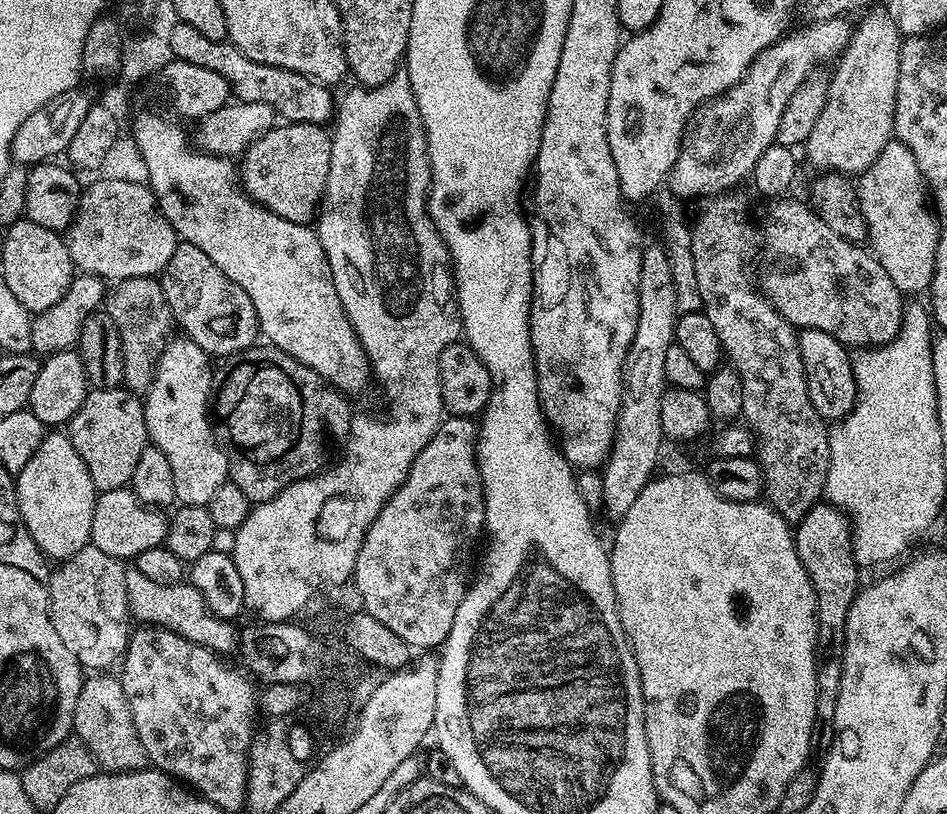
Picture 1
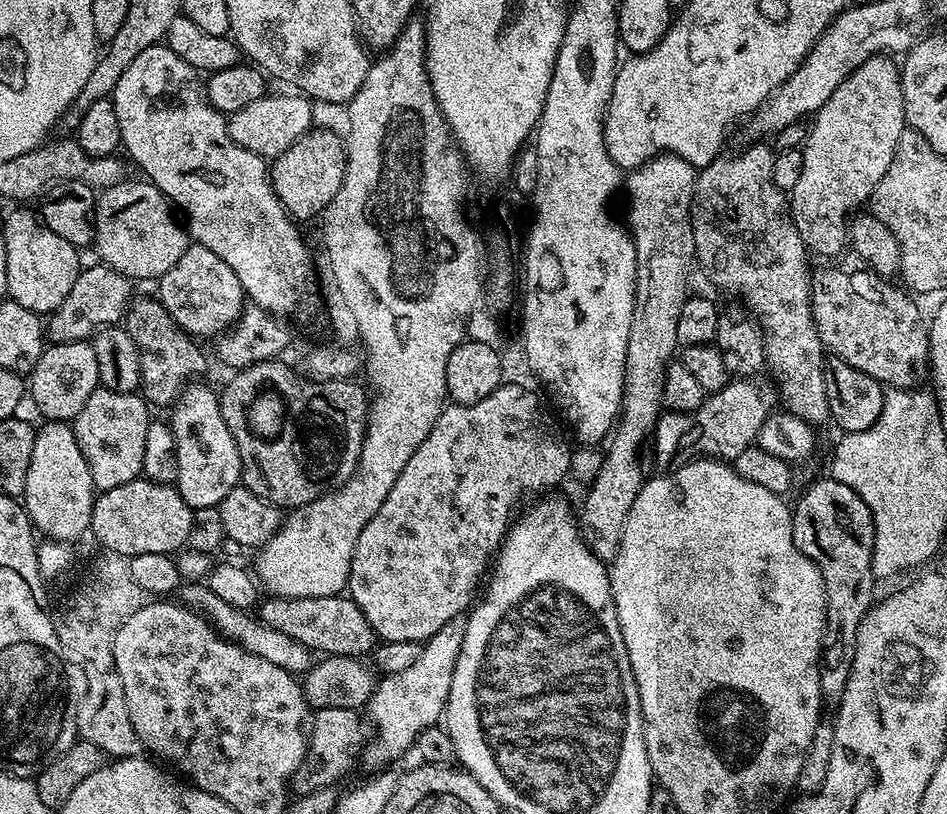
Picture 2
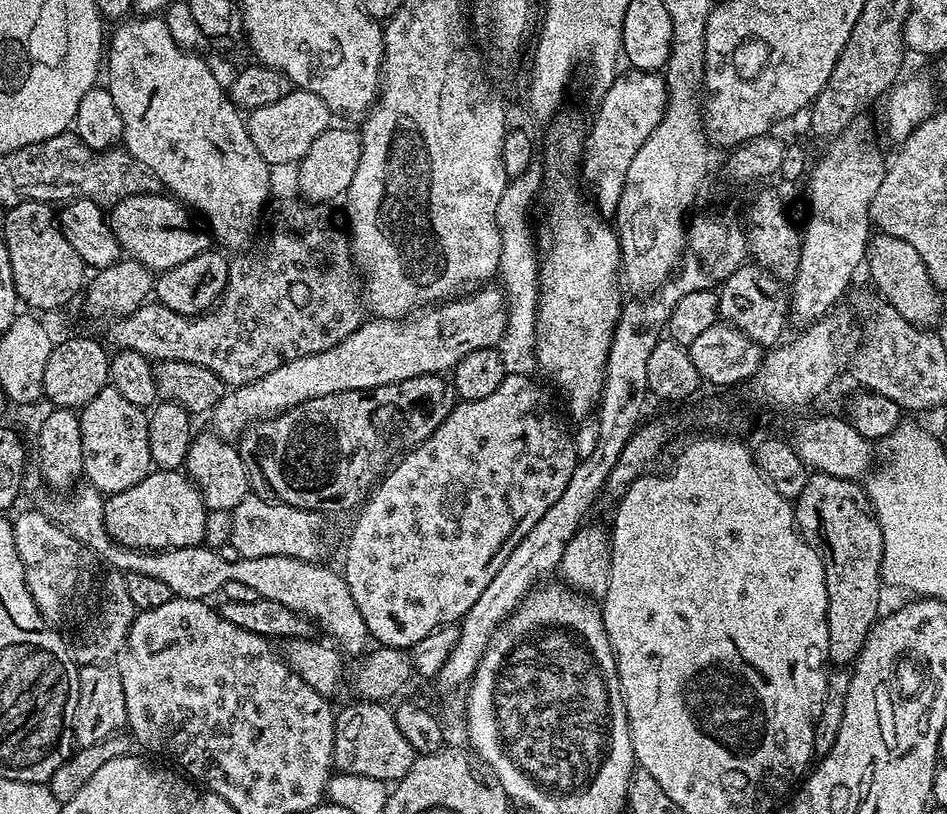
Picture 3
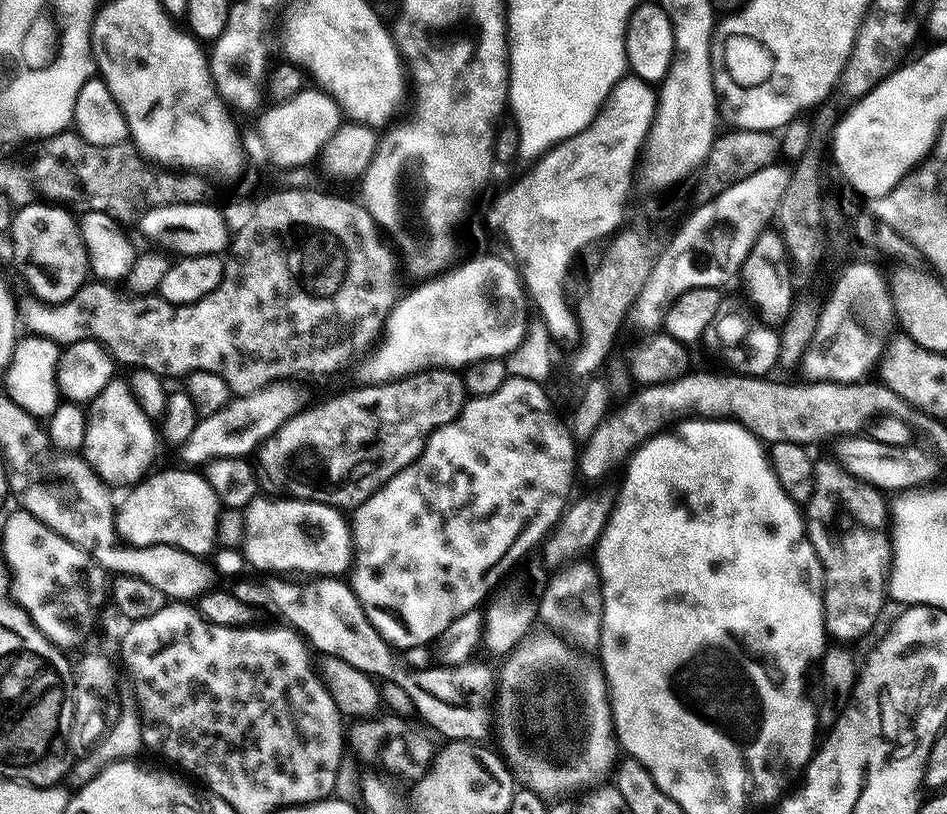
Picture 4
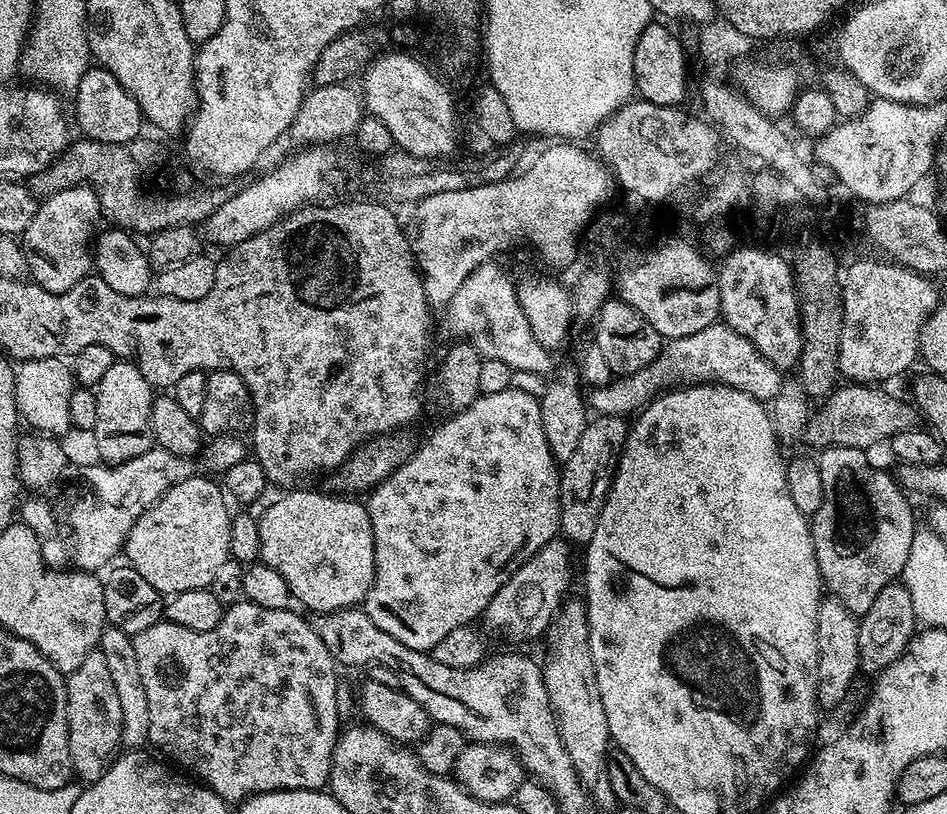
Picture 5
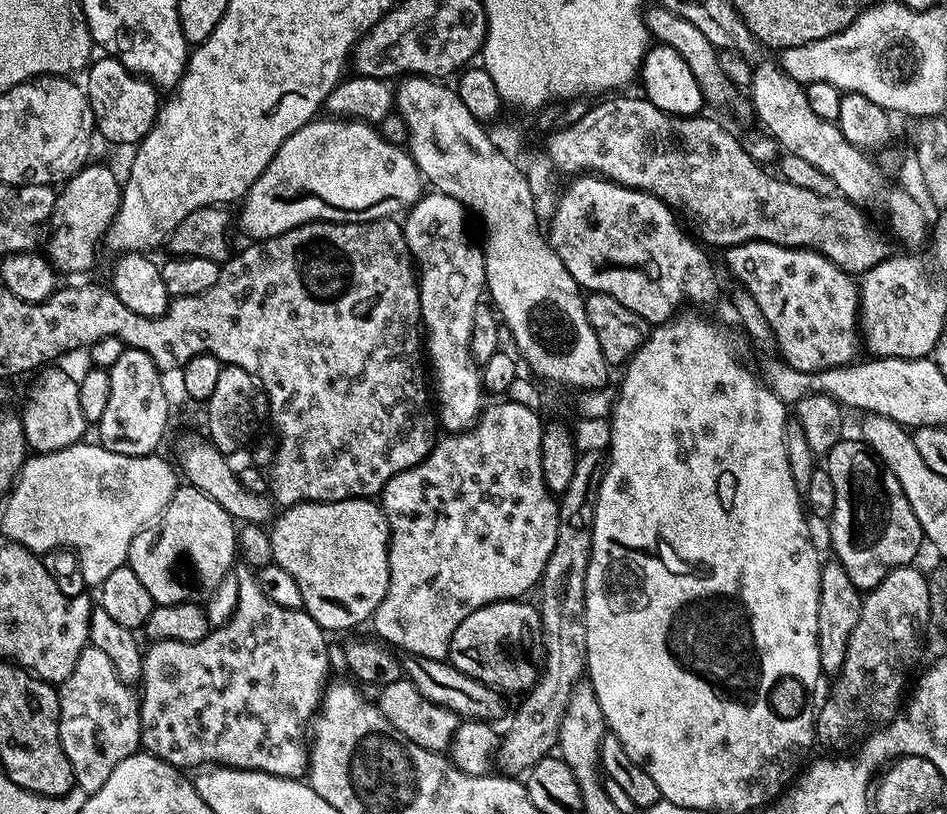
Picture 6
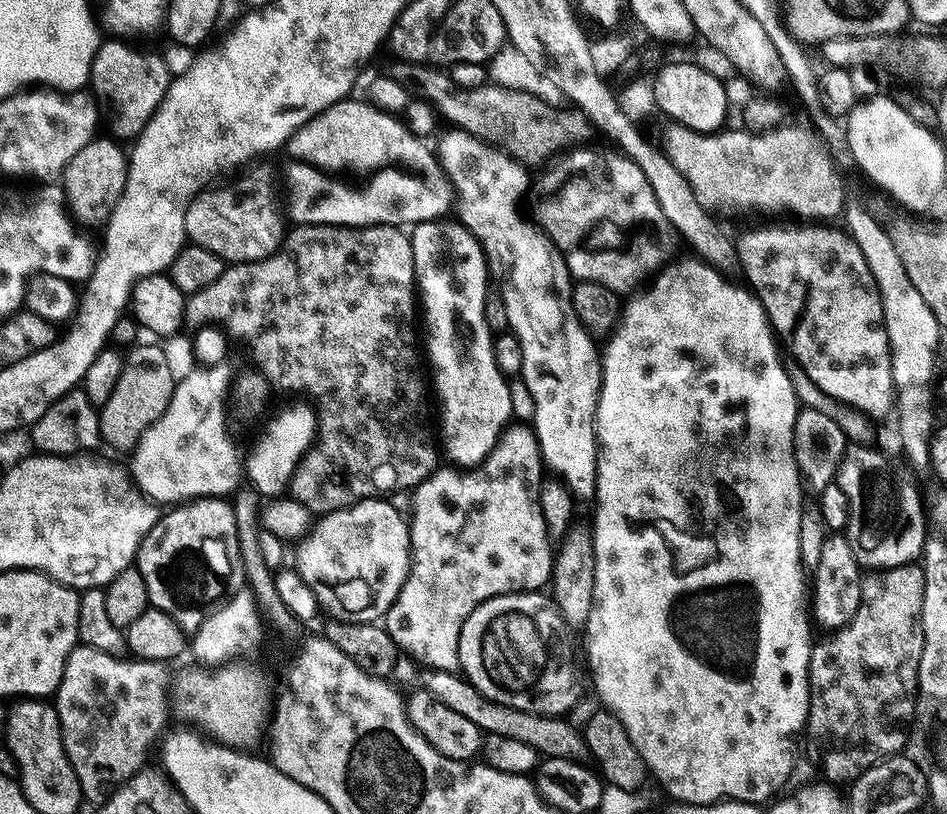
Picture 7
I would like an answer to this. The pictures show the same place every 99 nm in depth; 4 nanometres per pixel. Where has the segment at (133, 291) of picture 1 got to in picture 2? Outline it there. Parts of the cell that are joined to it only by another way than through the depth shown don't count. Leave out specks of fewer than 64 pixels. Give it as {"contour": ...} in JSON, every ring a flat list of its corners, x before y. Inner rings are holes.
{"contour":[[144,296,133,299,126,313,126,327,140,352,140,386,149,405,167,409,176,403,193,378,200,378,208,368,208,360,197,341,182,331,170,318,159,299]]}

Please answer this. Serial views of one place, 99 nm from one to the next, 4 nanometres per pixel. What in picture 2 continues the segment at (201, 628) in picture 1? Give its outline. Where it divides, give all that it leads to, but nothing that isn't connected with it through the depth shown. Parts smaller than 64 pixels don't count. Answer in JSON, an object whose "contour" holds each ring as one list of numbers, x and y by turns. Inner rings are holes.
{"contour":[[185,583,179,589,178,600,192,611,199,612,227,640,242,646,242,650,250,654,258,654,258,658,266,658,266,662,274,662,274,666,282,666,282,670,293,674,303,674,314,663,313,653,306,646,302,646,302,642,294,642,294,638,286,638,286,634,266,626,251,611,230,606,230,602,222,602,222,598,218,598,218,594,214,594,214,590,210,590,207,583]]}

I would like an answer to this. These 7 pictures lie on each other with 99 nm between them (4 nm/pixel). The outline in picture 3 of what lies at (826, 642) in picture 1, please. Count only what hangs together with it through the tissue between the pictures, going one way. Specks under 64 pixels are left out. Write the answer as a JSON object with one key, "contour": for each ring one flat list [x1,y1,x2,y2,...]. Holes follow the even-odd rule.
{"contour":[[816,472,809,475,802,494,794,502,796,527,824,563,828,595,828,658,836,666,848,666,855,661,869,630,881,615,882,530,867,491,858,485,856,480]]}

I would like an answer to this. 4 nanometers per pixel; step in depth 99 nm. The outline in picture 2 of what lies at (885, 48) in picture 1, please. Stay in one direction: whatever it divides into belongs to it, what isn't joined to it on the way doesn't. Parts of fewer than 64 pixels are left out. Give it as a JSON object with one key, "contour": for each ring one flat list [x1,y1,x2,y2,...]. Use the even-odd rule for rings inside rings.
{"contour":[[873,54,869,56,866,62,862,62,857,68,853,68,852,72,838,86,838,90,834,90,834,94,830,94,830,98,826,98,823,106,814,113,814,119,811,121,812,129,809,127,806,132,806,139,802,145,804,157,802,158,802,175,798,177,798,183,792,187,790,193,790,211,792,213,792,221,798,230,798,234,802,238,805,249,809,253,812,252,816,256,836,256,840,251,845,250,848,241,848,225,850,217,859,209,859,204,867,205,873,190,878,186,878,182,882,182,882,174,886,174,886,170,890,170,890,162,894,158,894,150,898,146,898,138,902,138,905,130,904,123,904,103,902,102,902,82,900,81,900,68,898,67,891,55]]}

